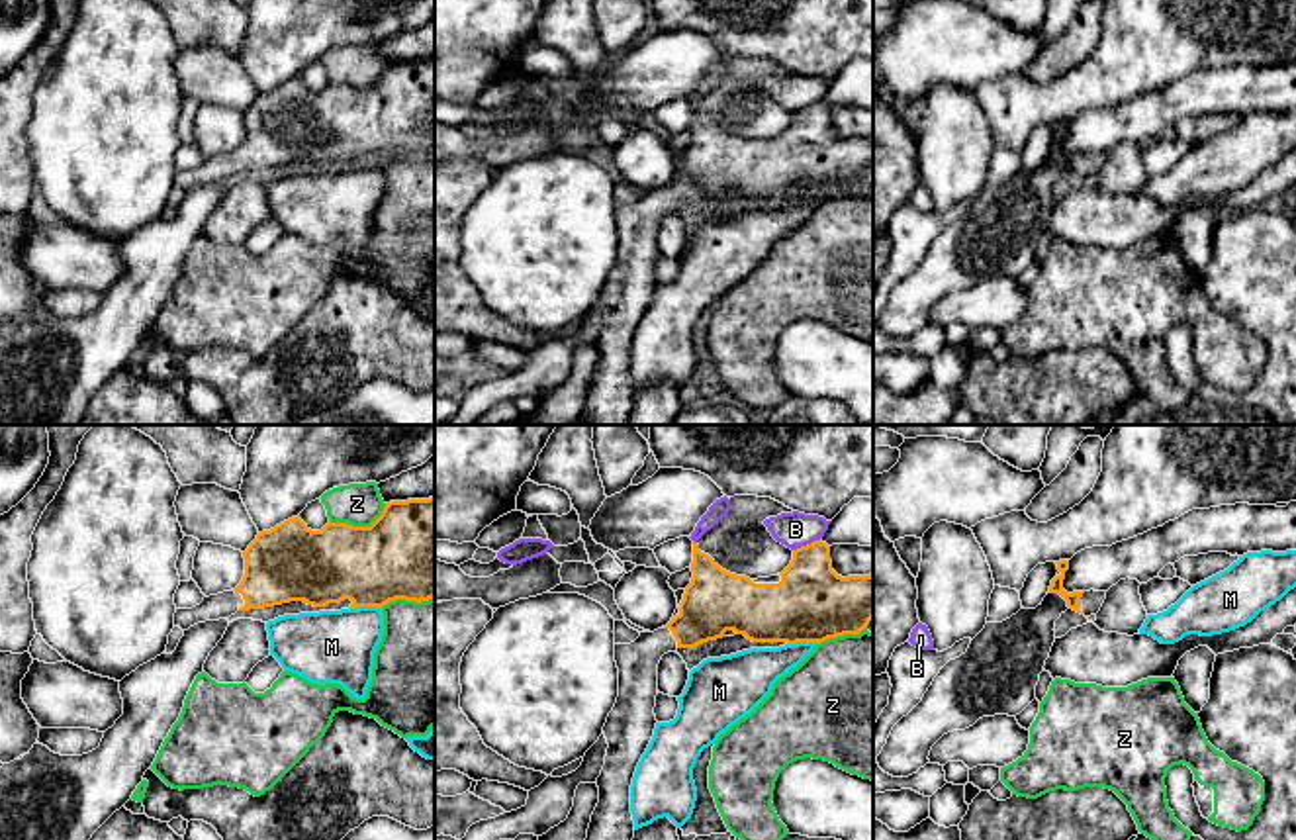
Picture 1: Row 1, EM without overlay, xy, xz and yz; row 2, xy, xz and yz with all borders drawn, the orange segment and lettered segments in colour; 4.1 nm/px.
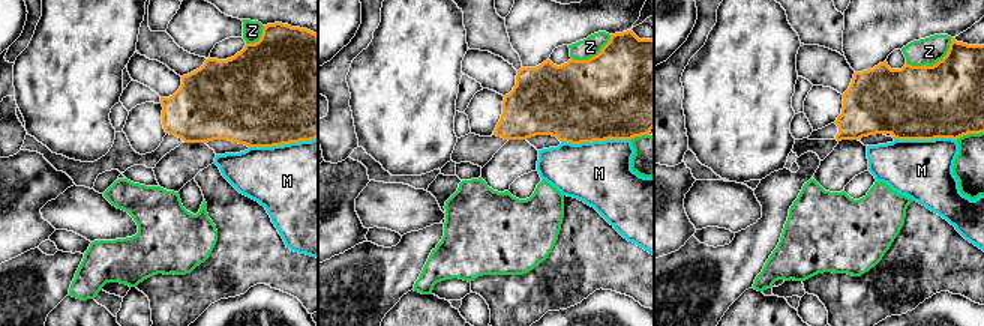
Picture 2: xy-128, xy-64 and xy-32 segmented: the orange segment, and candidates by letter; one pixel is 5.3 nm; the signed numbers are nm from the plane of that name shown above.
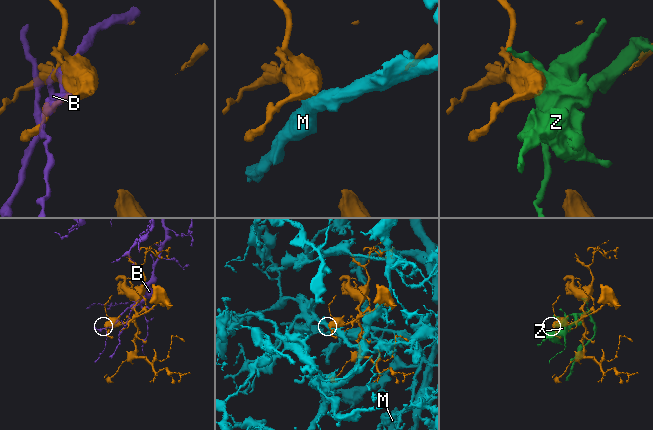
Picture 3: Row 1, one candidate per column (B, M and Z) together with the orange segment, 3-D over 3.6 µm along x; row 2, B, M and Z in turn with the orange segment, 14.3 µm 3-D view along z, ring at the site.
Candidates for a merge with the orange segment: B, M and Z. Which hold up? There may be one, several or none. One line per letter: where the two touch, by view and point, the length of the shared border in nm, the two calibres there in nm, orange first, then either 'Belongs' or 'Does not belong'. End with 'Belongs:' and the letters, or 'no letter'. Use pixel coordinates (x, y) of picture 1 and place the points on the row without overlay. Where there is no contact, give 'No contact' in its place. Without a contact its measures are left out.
B: Touches orange at xz (807, 106). Shared border 120 nm. Thickness 320 nm (orange) against 150 nm. Does not belong
M: Touches orange at xy (365, 167). Shared border 140 nm. Thickness 360 nm (orange) against 300 nm. Does not belong
Z: Touches orange at xy (359, 89). Shared border 260 nm. Thickness 400 nm (orange) against 180 nm. Does not belong
Belongs: no letter

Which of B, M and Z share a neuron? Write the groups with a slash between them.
B / M / Z

